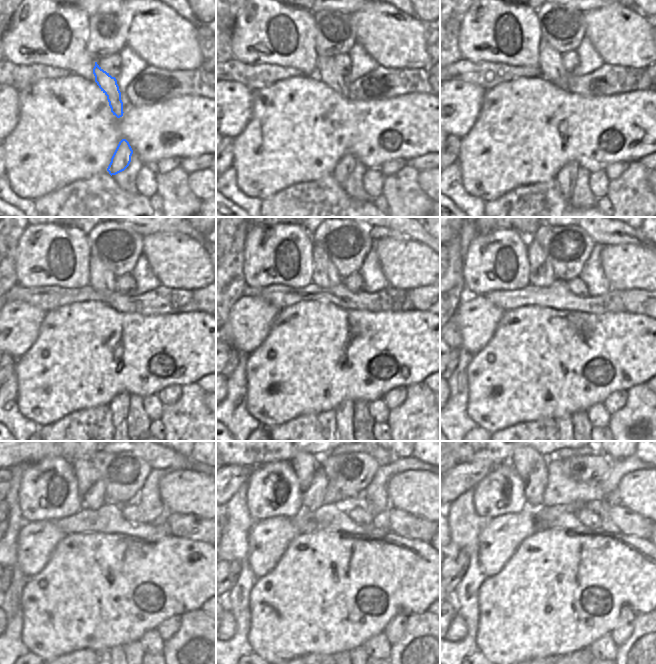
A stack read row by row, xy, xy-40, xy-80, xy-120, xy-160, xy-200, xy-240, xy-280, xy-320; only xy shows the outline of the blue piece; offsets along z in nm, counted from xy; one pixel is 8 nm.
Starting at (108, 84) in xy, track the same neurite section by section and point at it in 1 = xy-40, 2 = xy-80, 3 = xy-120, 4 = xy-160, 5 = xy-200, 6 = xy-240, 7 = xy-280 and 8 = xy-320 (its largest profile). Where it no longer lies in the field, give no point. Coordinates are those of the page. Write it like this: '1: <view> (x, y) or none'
1: xy-40 (325, 69)
2: xy-80 (550, 64)
3: xy-120 (100, 278)
4: xy-160 (325, 275)
5: xy-200 (541, 274)
6: xy-240 (91, 489)
7: xy-280 (312, 480)
8: xy-320 (532, 468)

